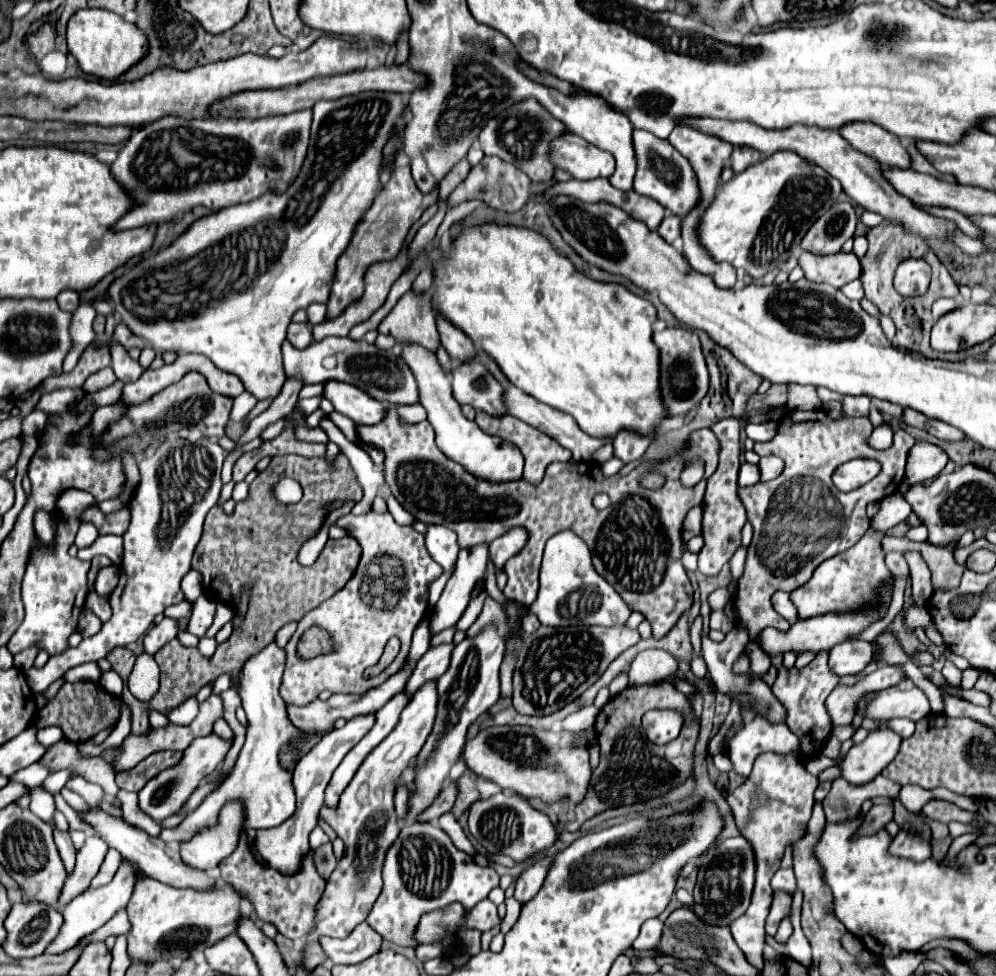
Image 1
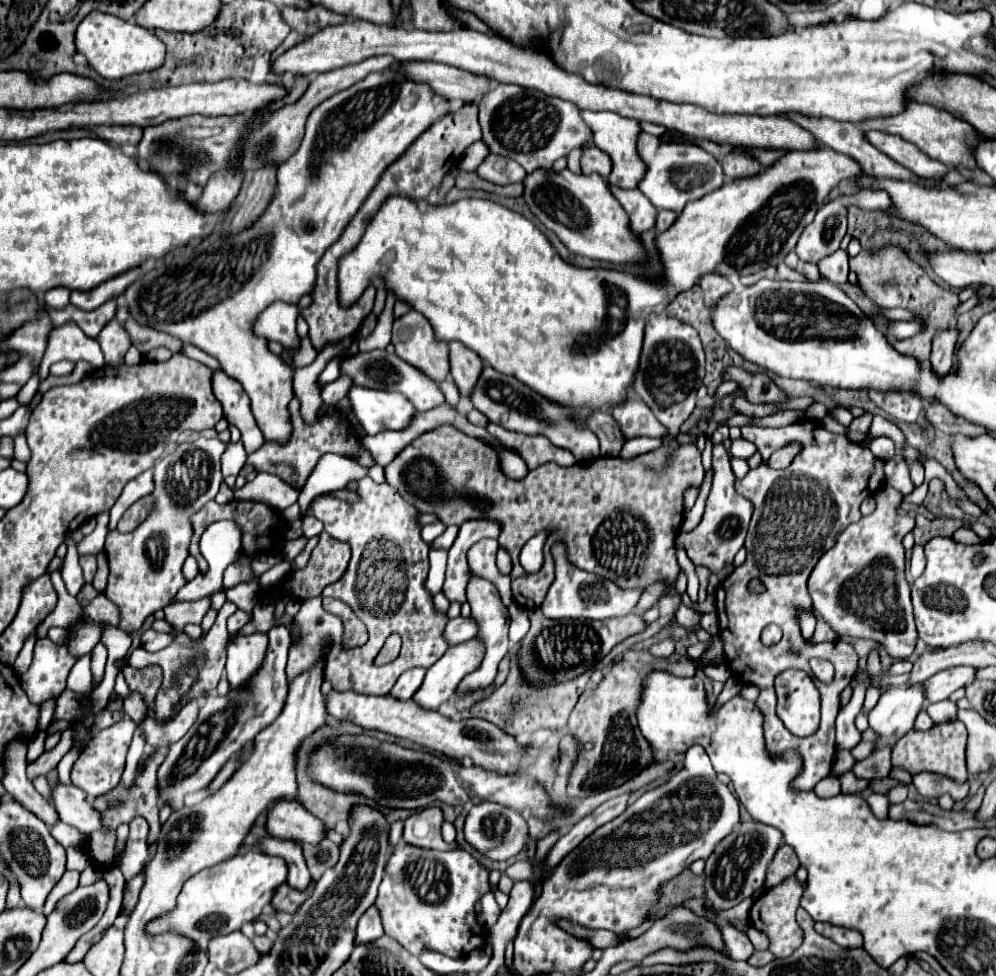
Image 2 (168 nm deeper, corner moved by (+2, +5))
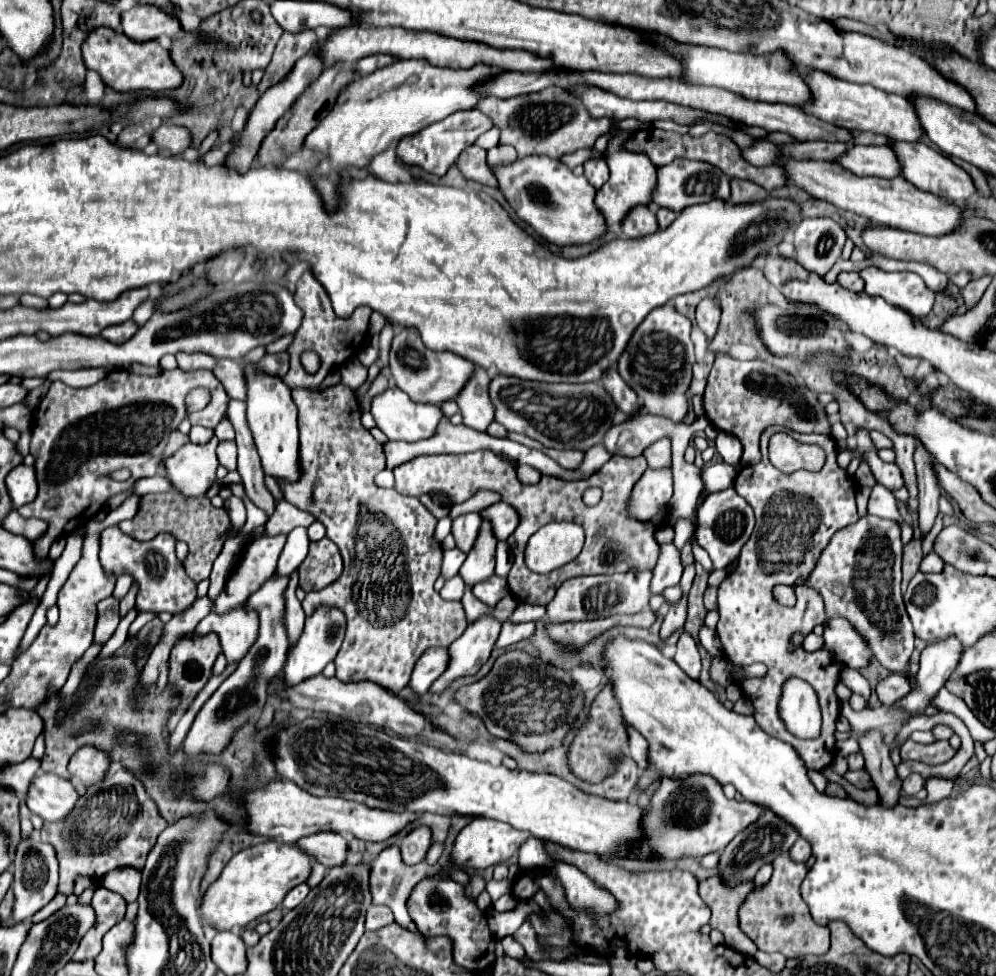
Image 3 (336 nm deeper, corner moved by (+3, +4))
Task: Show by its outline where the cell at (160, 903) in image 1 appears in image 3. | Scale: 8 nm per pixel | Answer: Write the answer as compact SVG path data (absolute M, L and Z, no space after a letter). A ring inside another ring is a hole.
M269 840L245 848L227 862L221 876L203 894L199 906L201 918L217 932L243 928L259 916L265 916L267 912L277 908L291 888L309 878L309 872L311 858L299 848L295 848L295 844L283 844L279 848L275 840Z

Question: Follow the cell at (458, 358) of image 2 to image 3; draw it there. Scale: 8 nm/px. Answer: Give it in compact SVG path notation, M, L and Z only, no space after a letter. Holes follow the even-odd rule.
M475 366L475 372L471 374L471 378L457 396L457 404L463 414L463 424L481 432L485 432L487 424L493 420L493 408L487 396L487 384L489 384L487 372Z

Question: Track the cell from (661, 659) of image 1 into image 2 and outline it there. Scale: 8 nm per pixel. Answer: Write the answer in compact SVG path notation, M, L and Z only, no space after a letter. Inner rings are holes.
M668 637L668 639L660 641L660 643L654 643L650 647L650 653L656 655L656 657L670 657L674 653L674 639Z

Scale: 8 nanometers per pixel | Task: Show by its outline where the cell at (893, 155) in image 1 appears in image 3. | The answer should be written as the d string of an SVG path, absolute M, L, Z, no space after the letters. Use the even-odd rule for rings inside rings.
M891 140L891 150L895 152L899 164L901 164L901 174L915 184L919 190L925 192L937 192L939 196L947 196L949 200L967 200L975 194L975 184L971 180L971 176L957 166L955 162L951 162L947 156L939 154L937 150L933 150L931 146L923 144L923 142L899 142L899 140Z

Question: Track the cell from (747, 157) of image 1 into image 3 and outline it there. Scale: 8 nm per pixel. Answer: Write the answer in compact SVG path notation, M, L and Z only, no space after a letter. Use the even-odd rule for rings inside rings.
M731 178L731 202L743 202L743 200L763 200L769 192L751 182L751 180L741 180L741 178Z

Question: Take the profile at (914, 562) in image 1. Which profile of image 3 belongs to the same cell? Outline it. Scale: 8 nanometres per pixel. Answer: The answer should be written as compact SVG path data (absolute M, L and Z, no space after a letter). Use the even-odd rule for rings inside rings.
M935 552L925 554L921 560L921 566L919 566L921 572L941 572L941 568L943 568L943 560L939 560L939 556L935 556Z

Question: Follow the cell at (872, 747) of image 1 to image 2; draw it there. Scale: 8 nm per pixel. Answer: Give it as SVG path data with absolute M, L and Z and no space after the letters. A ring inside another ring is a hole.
M890 687L882 693L878 705L868 713L870 727L880 735L876 749L884 745L896 745L896 741L914 729L918 713L924 709L924 689L916 687Z

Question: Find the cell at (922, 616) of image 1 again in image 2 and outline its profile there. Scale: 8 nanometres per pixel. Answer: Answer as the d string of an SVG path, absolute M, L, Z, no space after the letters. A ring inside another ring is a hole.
M884 485L876 495L876 511L868 517L862 517L858 523L848 525L842 535L836 539L836 545L828 549L808 579L808 591L814 601L814 611L820 615L838 635L860 637L876 641L892 659L908 659L914 651L918 633L914 627L912 603L910 603L910 585L904 579L904 547L902 539L914 529L914 519L908 515L898 515L896 509L902 503L902 493Z

